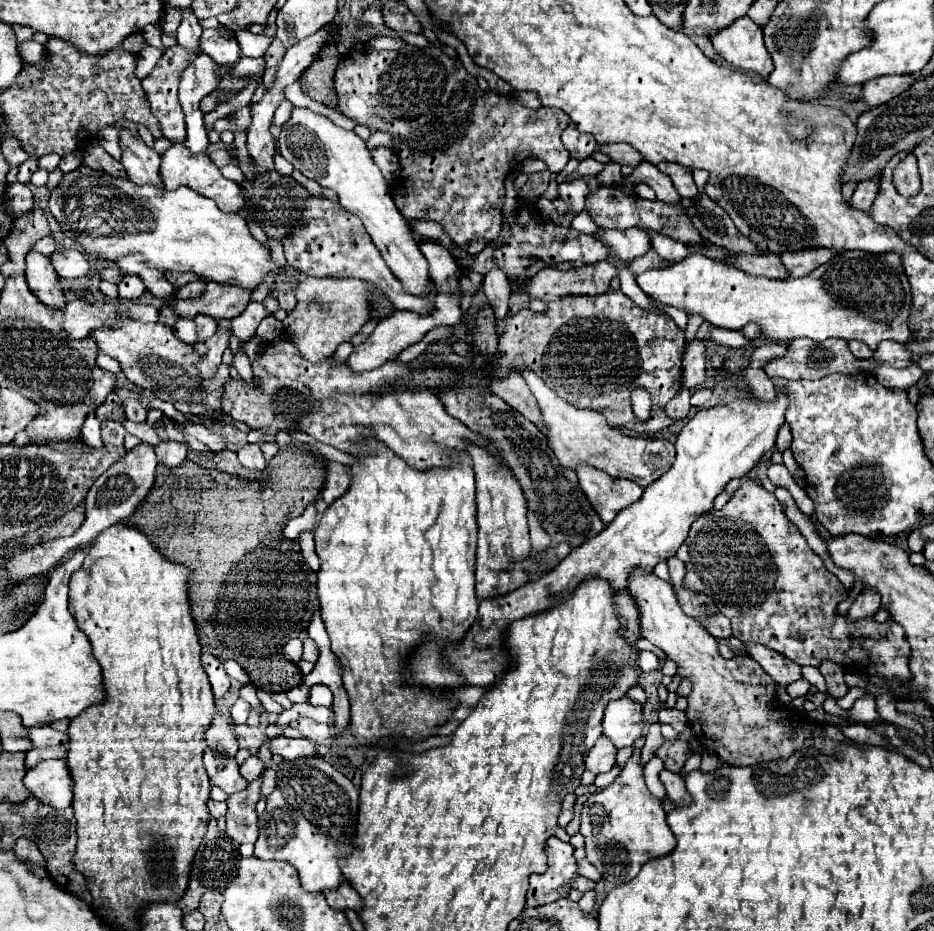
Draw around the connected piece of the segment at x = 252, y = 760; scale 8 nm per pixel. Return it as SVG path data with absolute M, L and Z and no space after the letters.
M250 756L248 760L244 760L244 762L240 764L240 774L242 774L248 782L252 782L254 778L258 778L260 772L262 772L262 762L260 762L256 756Z

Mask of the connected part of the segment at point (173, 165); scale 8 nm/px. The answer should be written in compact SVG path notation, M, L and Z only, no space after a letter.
M172 144L164 154L162 154L162 164L160 164L160 178L166 188L178 188L178 186L188 186L194 192L212 198L218 202L218 208L224 212L240 212L244 208L244 198L240 196L240 186L232 180L226 180L220 170L214 166L214 162L208 158L208 154L192 154L184 144Z

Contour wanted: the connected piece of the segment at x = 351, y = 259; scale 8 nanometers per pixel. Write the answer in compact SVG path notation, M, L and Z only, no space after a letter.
M308 198L308 208L304 210L304 228L300 228L296 236L288 236L288 240L284 240L284 252L288 264L308 276L360 276L362 280L380 288L396 310L412 310L422 316L428 316L436 310L430 298L414 296L402 288L400 280L390 272L378 248L364 232L360 220L328 198Z

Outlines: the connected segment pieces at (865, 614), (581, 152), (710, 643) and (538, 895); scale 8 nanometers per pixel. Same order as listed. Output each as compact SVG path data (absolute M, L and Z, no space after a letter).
M872 590L860 592L858 598L854 600L854 604L850 606L850 610L846 612L846 620L852 624L858 620L870 618L878 612L878 608L880 608L880 596L876 596L876 592L872 592Z
M568 124L568 128L562 132L562 142L568 148L572 158L588 158L596 150L596 140L590 134L580 132L574 124Z
M638 568L630 574L624 590L632 596L640 612L642 636L662 648L668 658L678 664L680 676L692 680L686 708L690 728L702 746L722 762L752 766L756 762L790 756L794 750L804 746L816 746L824 754L834 754L834 748L846 740L836 726L828 724L826 728L812 720L796 720L796 724L792 724L786 708L776 710L772 706L774 680L746 652L730 660L722 658L718 642L696 620L682 612L670 582L658 578L654 572Z
M558 838L546 842L548 870L544 874L530 876L530 888L526 896L526 906L550 904L558 898L564 898L570 890L570 882L576 872L576 860L572 856L574 848Z

